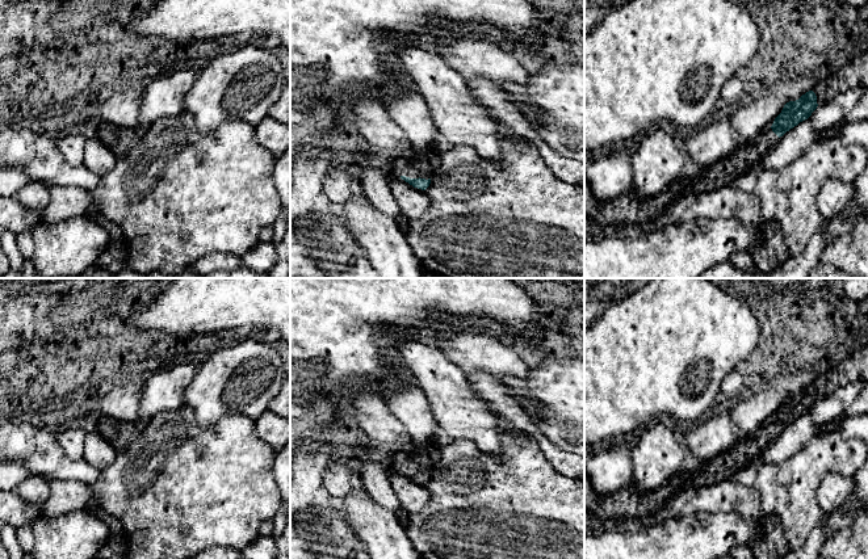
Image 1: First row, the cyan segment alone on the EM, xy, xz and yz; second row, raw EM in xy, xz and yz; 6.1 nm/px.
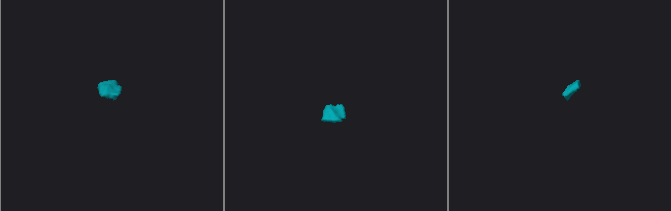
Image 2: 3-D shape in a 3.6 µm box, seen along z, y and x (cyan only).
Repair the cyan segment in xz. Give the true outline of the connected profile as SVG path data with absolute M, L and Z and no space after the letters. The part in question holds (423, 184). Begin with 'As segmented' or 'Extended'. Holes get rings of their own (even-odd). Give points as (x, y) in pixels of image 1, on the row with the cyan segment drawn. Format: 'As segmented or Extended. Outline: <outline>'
Extended. Outline: M416 152L415 157L398 157L391 163L393 172L414 188L425 190L431 184L435 163Z

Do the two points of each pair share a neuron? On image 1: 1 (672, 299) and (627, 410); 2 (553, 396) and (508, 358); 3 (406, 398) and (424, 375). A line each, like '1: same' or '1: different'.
1: same
2: different
3: different

